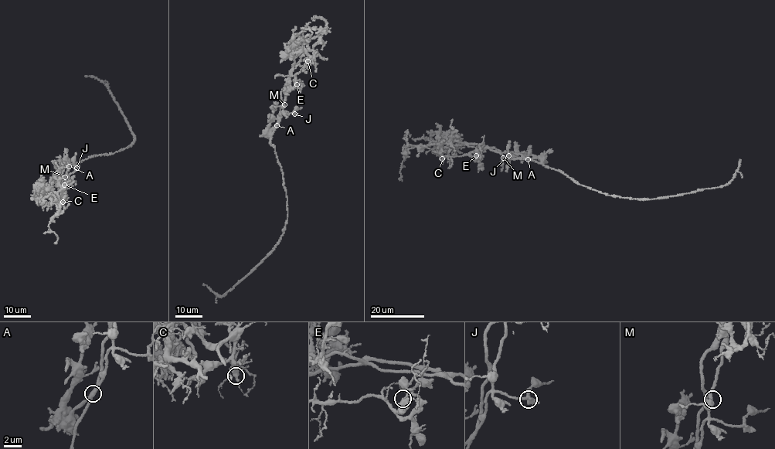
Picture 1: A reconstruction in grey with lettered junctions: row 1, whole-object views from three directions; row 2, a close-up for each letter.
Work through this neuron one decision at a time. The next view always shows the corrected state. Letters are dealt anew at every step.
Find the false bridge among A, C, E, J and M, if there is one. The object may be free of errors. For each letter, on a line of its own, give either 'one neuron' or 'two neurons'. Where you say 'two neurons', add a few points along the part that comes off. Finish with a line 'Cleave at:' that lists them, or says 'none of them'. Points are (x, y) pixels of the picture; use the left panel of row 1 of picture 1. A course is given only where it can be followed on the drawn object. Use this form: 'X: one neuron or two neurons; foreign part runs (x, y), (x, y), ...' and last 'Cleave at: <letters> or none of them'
A: two neurons; foreign part runs (69, 166), (94, 155), (113, 154), (135, 140), (108, 89), (97, 79), (84, 76)
C: one neuron
E: one neuron
J: one neuron
M: one neuron
Cleave at: A

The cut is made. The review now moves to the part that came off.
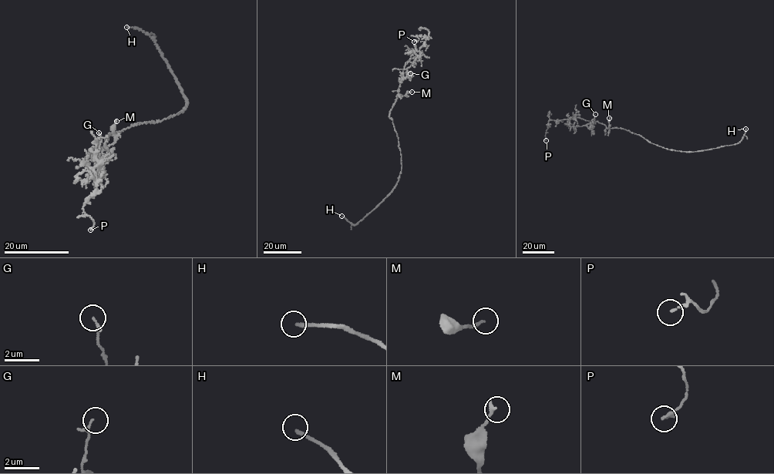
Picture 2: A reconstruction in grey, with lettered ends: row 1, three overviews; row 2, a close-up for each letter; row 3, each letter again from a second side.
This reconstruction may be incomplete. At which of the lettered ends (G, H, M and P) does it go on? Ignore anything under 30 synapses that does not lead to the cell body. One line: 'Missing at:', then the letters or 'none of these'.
Missing at: H

